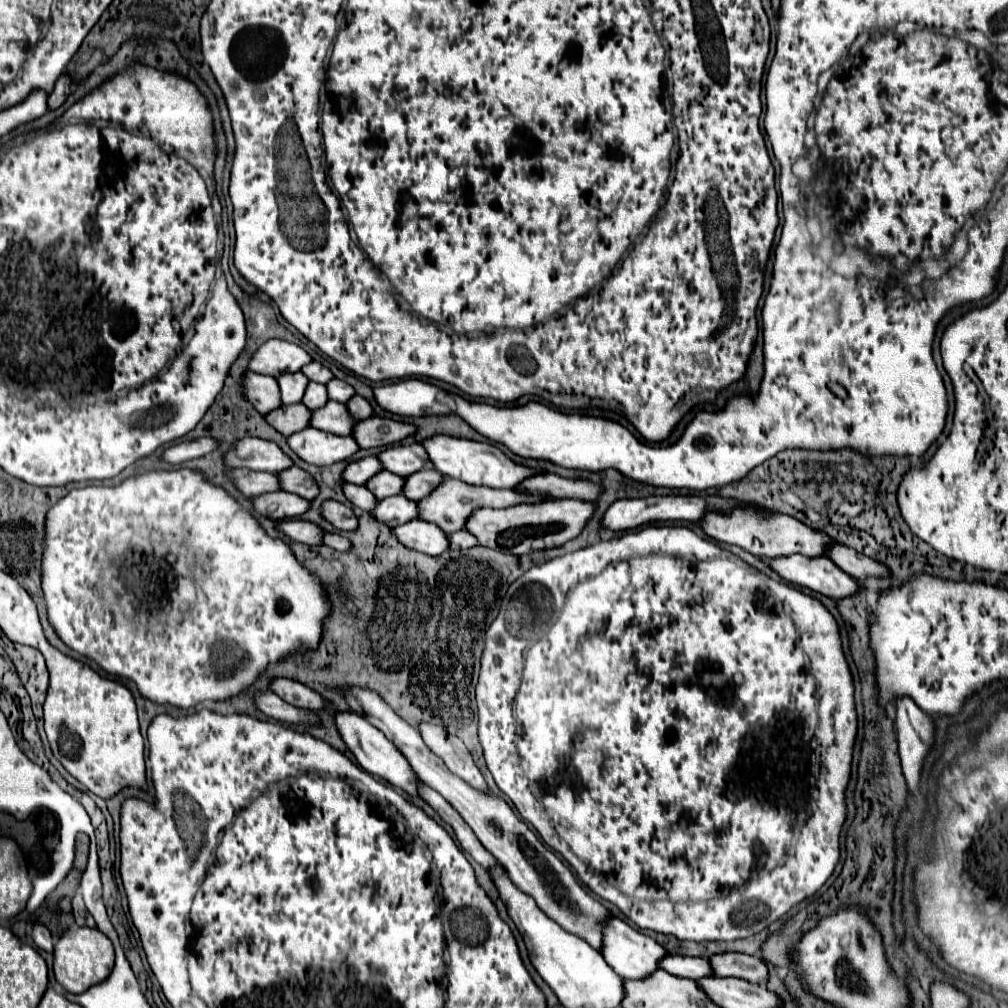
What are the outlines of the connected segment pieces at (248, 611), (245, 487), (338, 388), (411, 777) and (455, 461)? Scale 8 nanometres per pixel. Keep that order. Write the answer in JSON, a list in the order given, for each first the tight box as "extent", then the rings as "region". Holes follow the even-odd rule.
[{"extent":[41,452,333,709],"region":[[[155,452],[150,456],[138,459],[135,464],[126,467],[119,475],[115,475],[111,479],[73,481],[73,489],[45,513],[47,519],[45,519],[43,557],[41,557],[43,559],[43,563],[41,563],[41,587],[43,587],[45,603],[47,603],[47,619],[49,619],[49,625],[55,629],[57,637],[67,647],[71,647],[73,651],[89,657],[103,671],[133,681],[143,699],[149,699],[157,705],[173,705],[177,709],[197,707],[199,703],[219,703],[219,701],[225,703],[225,701],[229,701],[231,697],[235,697],[239,693],[247,693],[249,687],[267,669],[267,665],[277,663],[277,661],[281,661],[289,655],[295,655],[295,653],[303,655],[303,653],[315,651],[321,643],[323,621],[333,611],[333,605],[329,605],[329,593],[325,593],[325,587],[323,587],[321,579],[315,573],[311,573],[301,561],[297,561],[297,557],[291,551],[289,543],[285,543],[283,539],[271,539],[265,533],[265,529],[261,527],[259,519],[249,509],[245,509],[233,497],[229,497],[229,493],[223,487],[213,485],[201,471],[183,467],[173,469],[173,471],[147,471],[147,473],[141,473],[140,469],[155,468],[150,466],[153,465],[154,455]],[[121,491],[135,491],[135,493],[141,491],[141,501],[137,501],[137,497],[135,497],[135,501],[123,501]],[[199,589],[205,593],[205,601],[197,599]],[[179,623],[181,623],[179,629],[167,629],[165,635],[149,635],[149,633],[163,633],[165,625],[177,627]]]},{"extent":[231,469,281,497],"region":[[[235,469],[231,473],[237,489],[251,497],[251,495],[261,495],[261,493],[273,493],[281,491],[279,477],[273,473],[263,473],[263,471],[251,471],[251,469]]]},{"extent":[327,379,355,403],"region":[[[341,379],[329,381],[327,383],[327,391],[329,391],[329,399],[339,401],[339,403],[345,403],[345,401],[349,401],[349,397],[355,395],[355,389],[349,383],[341,381]]]},{"extent":[335,713,421,797],"region":[[[337,713],[337,719],[335,721],[337,721],[337,727],[339,727],[339,733],[341,733],[343,741],[353,751],[353,755],[359,761],[359,765],[367,773],[385,779],[387,783],[403,789],[411,797],[419,797],[417,787],[419,787],[421,779],[417,777],[417,773],[413,773],[413,767],[409,765],[409,761],[405,759],[405,755],[377,727],[373,727],[367,719],[363,719],[361,715],[355,715],[355,713]]]},{"extent":[423,435,543,487],"region":[[[435,435],[427,441],[423,441],[423,447],[427,449],[431,461],[435,463],[435,469],[441,471],[447,477],[461,479],[471,485],[487,485],[487,487],[517,487],[521,481],[543,473],[541,469],[531,469],[525,465],[519,465],[511,461],[499,447],[491,443],[479,443],[479,441],[469,441],[469,439],[457,439],[457,437],[447,437],[447,435]]]}]

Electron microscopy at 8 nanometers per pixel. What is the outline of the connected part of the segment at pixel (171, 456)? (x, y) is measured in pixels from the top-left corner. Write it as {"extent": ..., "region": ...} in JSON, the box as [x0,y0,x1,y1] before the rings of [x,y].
{"extent":[163,437,217,465],"region":[[[201,437],[201,439],[193,439],[193,441],[183,441],[183,443],[177,443],[173,447],[169,447],[165,453],[163,453],[163,459],[167,463],[173,463],[173,465],[181,465],[189,459],[195,459],[195,457],[201,457],[201,455],[207,455],[211,451],[217,449],[217,439],[211,439],[211,437]]]}

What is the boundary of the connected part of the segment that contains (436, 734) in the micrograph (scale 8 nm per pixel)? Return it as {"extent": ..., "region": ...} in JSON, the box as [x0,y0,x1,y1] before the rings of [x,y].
{"extent":[421,723,489,793],"region":[[[421,723],[421,737],[427,743],[427,747],[445,761],[445,765],[449,767],[451,773],[461,777],[473,789],[489,793],[489,787],[487,787],[481,771],[473,763],[467,747],[463,745],[463,741],[459,737],[453,737],[445,729],[441,729],[437,725],[429,725],[429,723]]]}

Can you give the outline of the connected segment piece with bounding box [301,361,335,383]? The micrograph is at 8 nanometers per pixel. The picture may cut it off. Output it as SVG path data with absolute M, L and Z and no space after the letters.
M317 361L305 365L301 371L305 371L305 375L309 375L309 379L311 379L311 381L317 381L317 383L327 383L329 379L335 377L325 365L321 365L321 363L317 363Z

